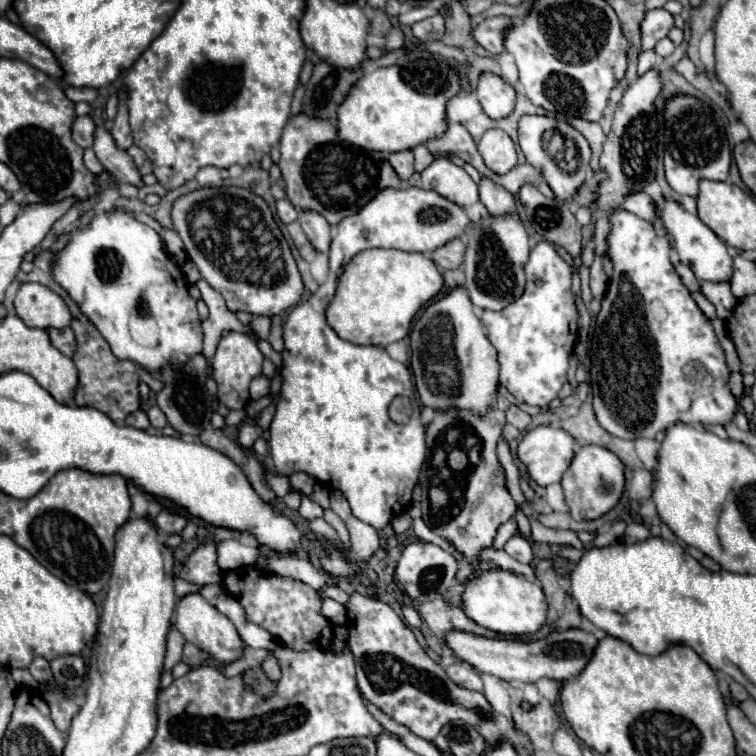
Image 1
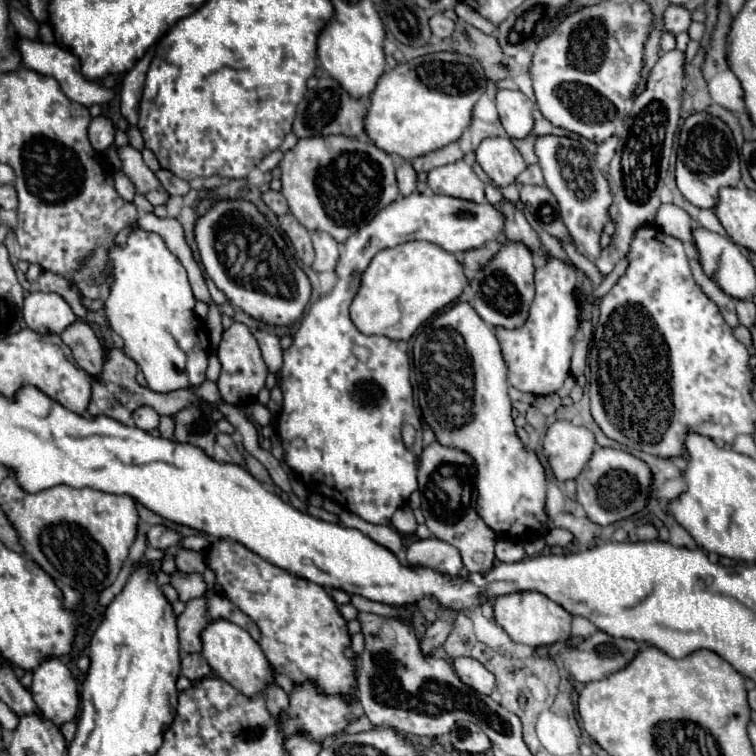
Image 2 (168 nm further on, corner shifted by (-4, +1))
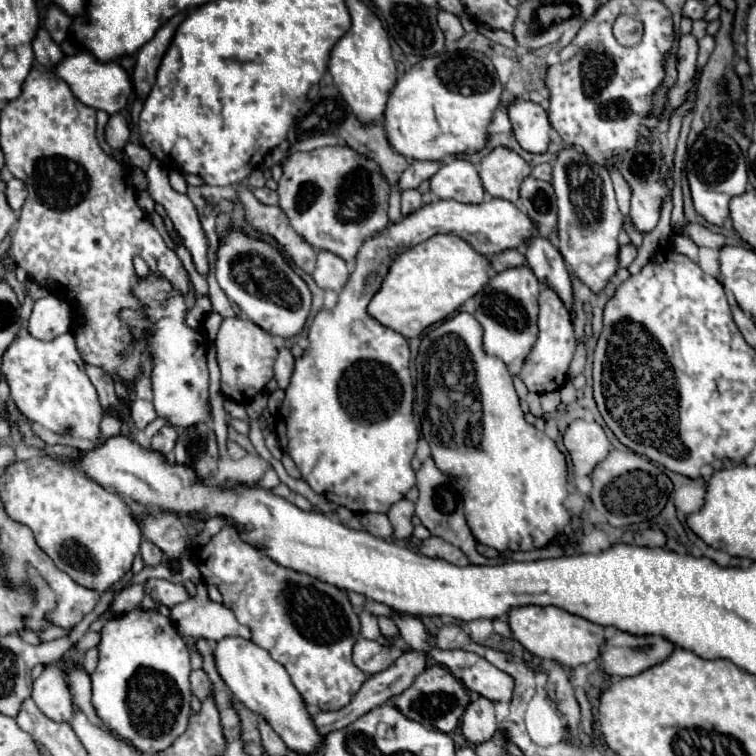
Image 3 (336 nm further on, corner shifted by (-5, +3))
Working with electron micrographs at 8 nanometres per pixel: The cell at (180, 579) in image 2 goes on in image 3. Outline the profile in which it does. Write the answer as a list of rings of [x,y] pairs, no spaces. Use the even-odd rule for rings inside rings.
[[[147,579],[145,593],[151,595],[153,601],[159,601],[161,605],[167,605],[167,607],[173,607],[173,605],[189,599],[189,595],[181,583],[173,583],[173,581],[165,581],[165,579]]]

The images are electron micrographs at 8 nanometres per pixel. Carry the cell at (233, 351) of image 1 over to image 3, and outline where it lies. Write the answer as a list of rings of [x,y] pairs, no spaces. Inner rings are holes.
[[[239,317],[223,319],[215,339],[215,349],[217,349],[217,363],[221,369],[221,391],[227,399],[245,405],[265,389],[269,379],[273,379],[273,363],[277,359],[277,347],[273,343],[273,337],[253,321]]]

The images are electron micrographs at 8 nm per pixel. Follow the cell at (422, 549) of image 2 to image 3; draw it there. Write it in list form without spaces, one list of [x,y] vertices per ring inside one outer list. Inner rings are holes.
[[[429,537],[423,541],[421,545],[421,553],[427,555],[427,557],[439,557],[439,559],[445,559],[453,565],[467,565],[469,559],[465,557],[465,553],[457,547],[453,547],[451,543],[439,539],[439,537]]]

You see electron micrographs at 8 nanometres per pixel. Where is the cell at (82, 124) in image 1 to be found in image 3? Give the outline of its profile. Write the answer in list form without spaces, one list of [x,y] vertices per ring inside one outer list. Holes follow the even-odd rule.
[[[111,115],[109,123],[105,127],[105,141],[109,143],[111,149],[123,149],[129,141],[131,135],[131,127],[129,121],[123,115]]]

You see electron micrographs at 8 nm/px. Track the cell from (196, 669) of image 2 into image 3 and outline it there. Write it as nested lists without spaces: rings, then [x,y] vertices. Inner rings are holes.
[[[203,669],[191,673],[191,689],[193,689],[193,695],[199,701],[205,701],[207,699],[207,695],[211,691],[211,683],[209,683],[209,679],[207,679],[207,675],[205,675]]]

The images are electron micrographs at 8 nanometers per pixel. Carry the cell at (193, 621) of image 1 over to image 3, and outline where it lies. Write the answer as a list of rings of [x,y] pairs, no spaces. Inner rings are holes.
[[[225,637],[215,647],[215,663],[221,679],[225,681],[233,697],[241,701],[247,709],[251,709],[257,717],[265,719],[283,739],[289,751],[295,751],[299,755],[315,755],[319,751],[319,747],[323,745],[323,735],[315,727],[303,697],[291,683],[285,667],[273,661],[265,649],[241,637]]]

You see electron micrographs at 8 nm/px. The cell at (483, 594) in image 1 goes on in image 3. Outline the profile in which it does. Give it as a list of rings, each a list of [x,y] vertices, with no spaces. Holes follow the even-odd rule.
[[[515,607],[509,613],[509,625],[513,631],[513,637],[531,653],[541,659],[557,661],[559,665],[567,669],[575,669],[581,663],[591,663],[599,659],[599,647],[605,641],[605,627],[595,625],[587,619],[581,619],[577,615],[571,615],[557,607]]]

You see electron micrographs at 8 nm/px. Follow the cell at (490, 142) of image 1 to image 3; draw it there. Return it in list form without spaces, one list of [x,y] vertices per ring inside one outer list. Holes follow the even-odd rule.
[[[507,147],[493,149],[479,165],[479,177],[491,197],[501,197],[511,203],[519,199],[519,185],[531,173],[531,167],[515,151]]]

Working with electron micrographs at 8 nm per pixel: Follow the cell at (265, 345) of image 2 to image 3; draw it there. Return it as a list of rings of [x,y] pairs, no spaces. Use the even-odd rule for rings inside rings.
[[[287,347],[279,349],[279,357],[275,361],[275,379],[277,379],[281,389],[285,389],[289,385],[293,367],[295,367],[295,357],[291,355],[291,351]]]

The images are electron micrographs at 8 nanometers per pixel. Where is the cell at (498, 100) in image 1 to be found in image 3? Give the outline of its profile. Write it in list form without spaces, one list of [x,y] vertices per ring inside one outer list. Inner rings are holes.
[[[517,99],[511,107],[509,107],[509,119],[513,123],[513,131],[515,137],[519,141],[519,145],[529,151],[529,153],[545,153],[551,139],[549,139],[549,131],[551,131],[551,123],[547,117],[547,111],[529,101],[529,99]]]

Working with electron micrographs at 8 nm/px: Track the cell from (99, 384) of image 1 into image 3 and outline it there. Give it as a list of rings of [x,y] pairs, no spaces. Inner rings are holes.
[[[105,413],[103,421],[101,421],[103,439],[109,439],[109,437],[119,435],[119,433],[121,433],[121,427],[123,427],[123,419],[121,419],[121,417],[111,417],[109,413]]]

